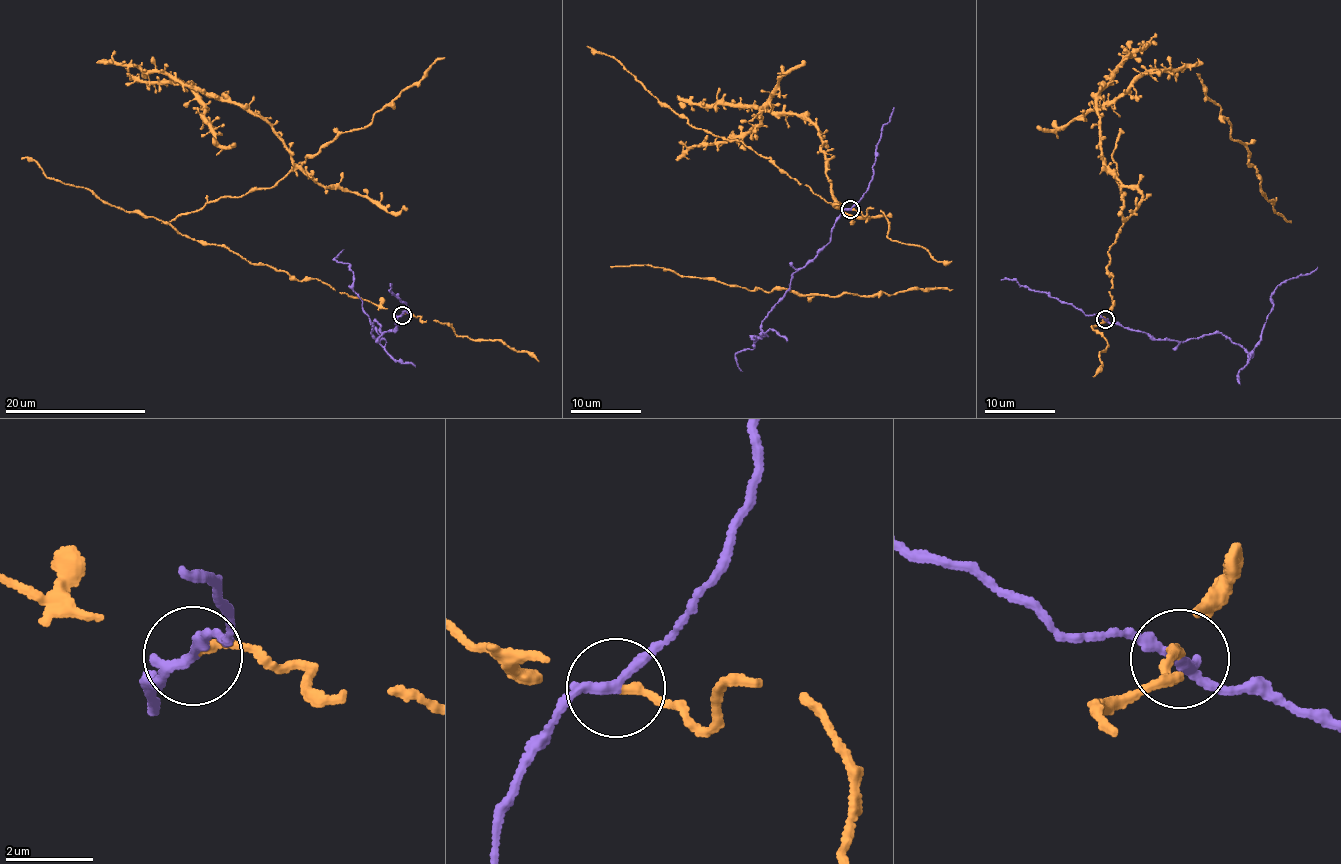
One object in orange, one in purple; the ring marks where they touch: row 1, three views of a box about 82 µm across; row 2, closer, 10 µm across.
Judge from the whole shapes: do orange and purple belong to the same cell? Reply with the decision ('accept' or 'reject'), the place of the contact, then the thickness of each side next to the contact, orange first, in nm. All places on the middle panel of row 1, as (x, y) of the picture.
reject | (850, 209) | 190/240 nm

